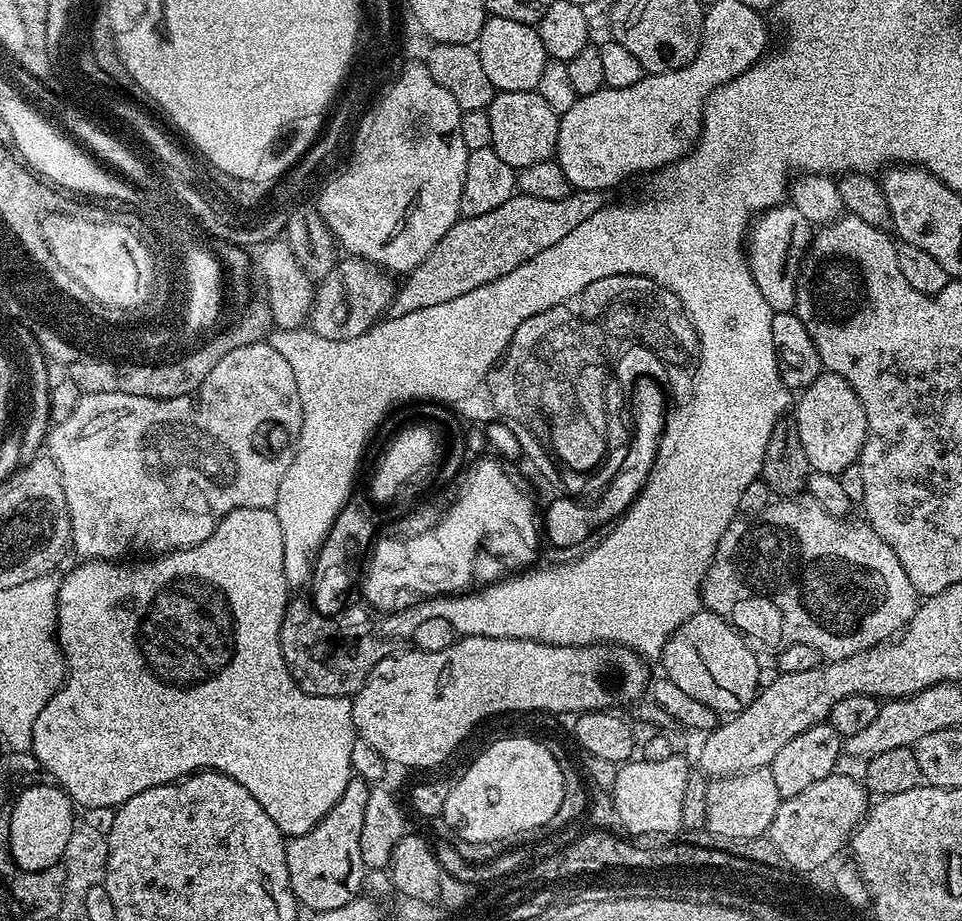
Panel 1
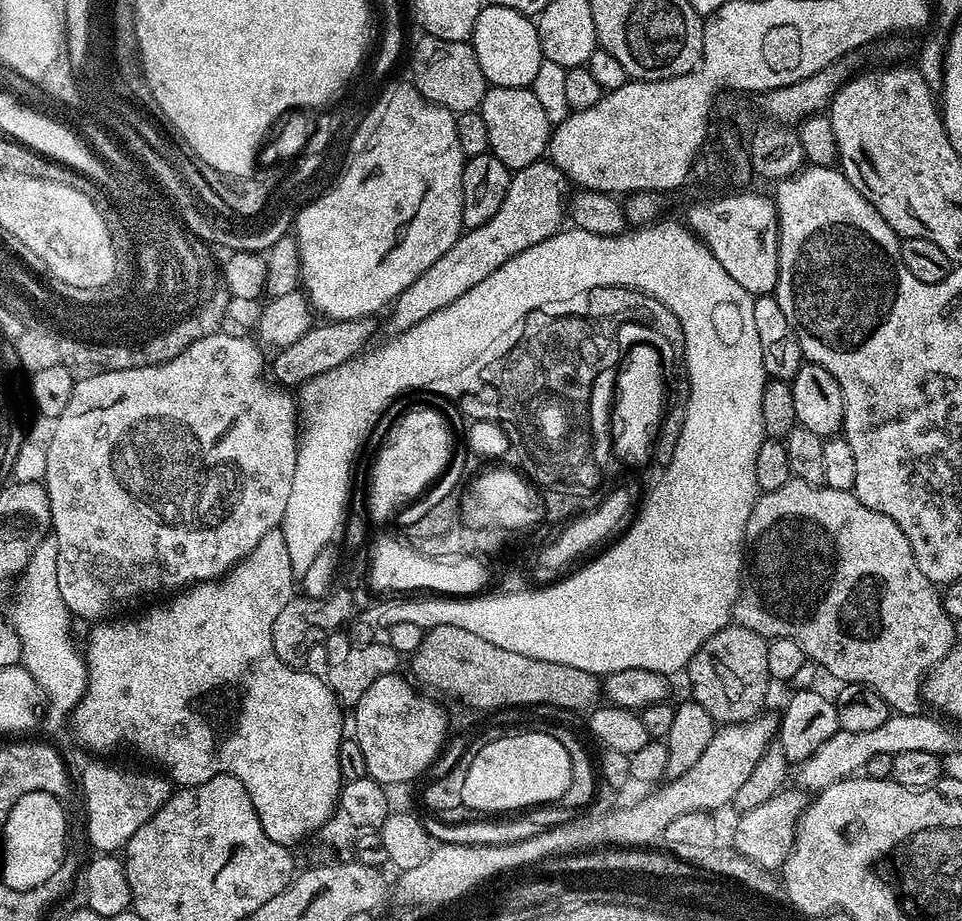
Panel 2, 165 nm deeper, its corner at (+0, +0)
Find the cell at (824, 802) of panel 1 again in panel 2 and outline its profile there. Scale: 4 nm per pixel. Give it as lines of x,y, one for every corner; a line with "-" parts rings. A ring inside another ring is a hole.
788,786
784,791
774,794
770,802
762,802
762,806
754,806
754,810
749,812
740,812
740,821
732,832
735,855
744,856
750,862
769,870
783,869
784,860
796,841
796,828
800,825
800,816
809,803
810,796
807,791

